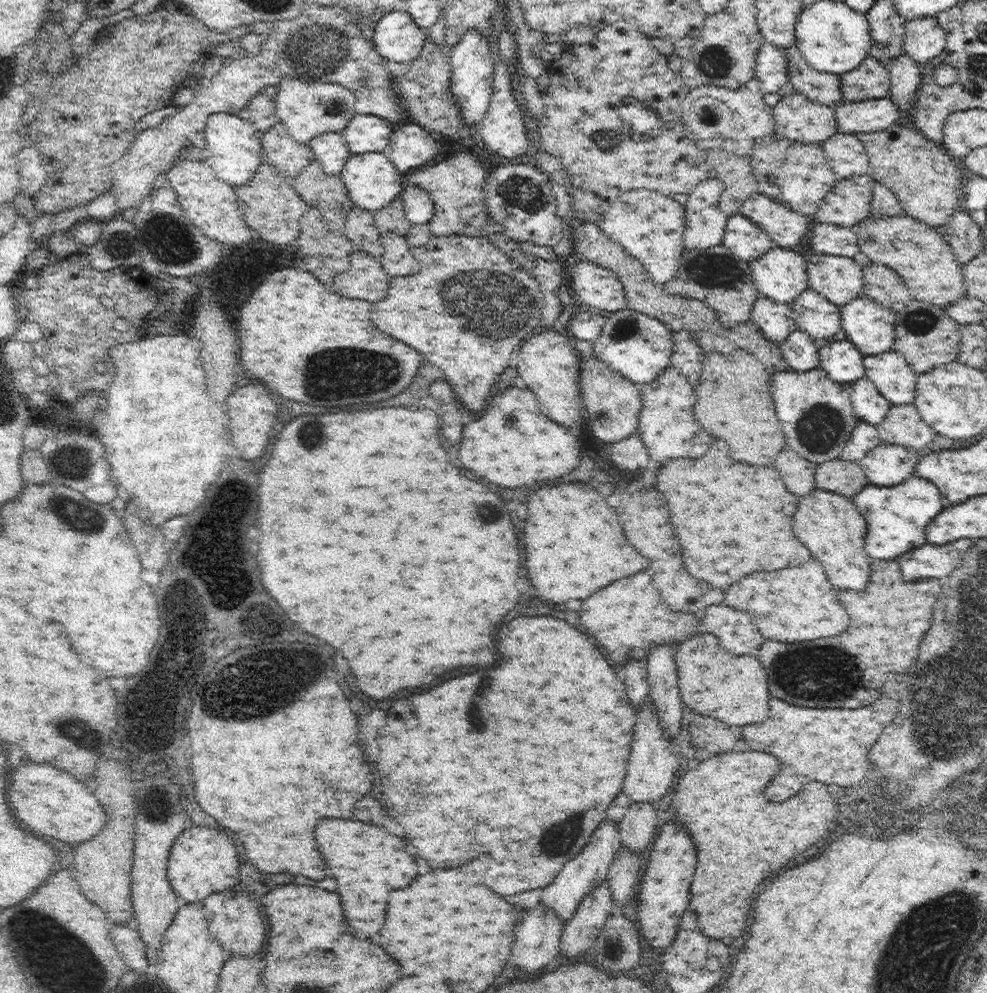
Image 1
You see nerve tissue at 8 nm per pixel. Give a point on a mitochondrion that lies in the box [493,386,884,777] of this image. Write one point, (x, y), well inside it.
(832, 676)

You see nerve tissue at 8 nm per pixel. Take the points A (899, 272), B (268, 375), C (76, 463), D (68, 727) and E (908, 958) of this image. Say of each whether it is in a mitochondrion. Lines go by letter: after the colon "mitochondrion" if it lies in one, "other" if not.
A: other
B: other
C: mitochondrion
D: mitochondrion
E: mitochondrion

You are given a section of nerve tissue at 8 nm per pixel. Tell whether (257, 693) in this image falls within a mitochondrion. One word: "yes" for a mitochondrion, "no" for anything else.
yes

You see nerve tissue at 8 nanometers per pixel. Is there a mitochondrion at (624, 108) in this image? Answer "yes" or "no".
yes

